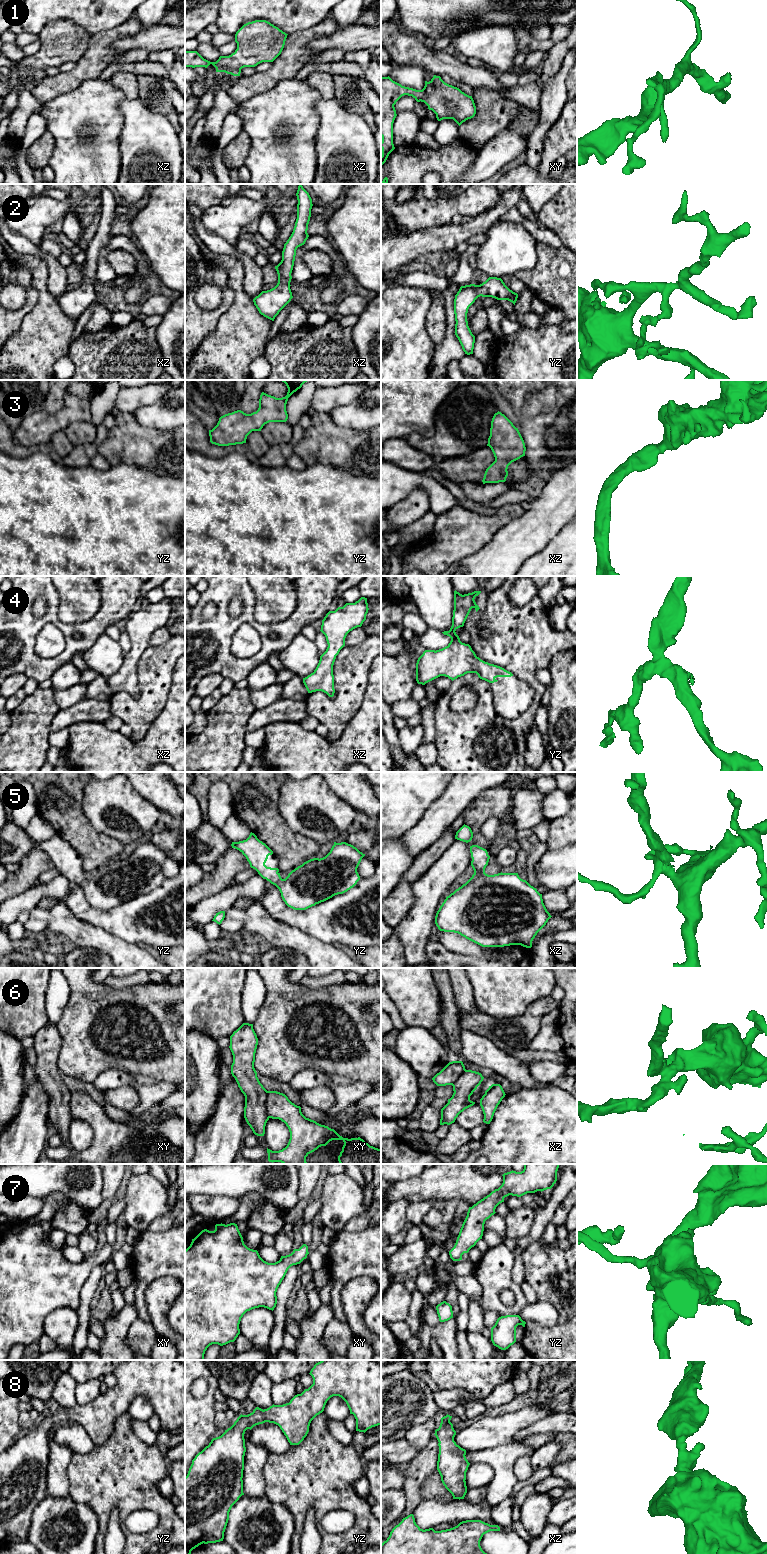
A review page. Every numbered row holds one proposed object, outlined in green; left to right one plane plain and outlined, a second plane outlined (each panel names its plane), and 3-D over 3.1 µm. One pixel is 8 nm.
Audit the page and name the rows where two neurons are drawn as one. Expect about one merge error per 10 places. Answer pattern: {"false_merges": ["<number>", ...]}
{"false_merges": []}

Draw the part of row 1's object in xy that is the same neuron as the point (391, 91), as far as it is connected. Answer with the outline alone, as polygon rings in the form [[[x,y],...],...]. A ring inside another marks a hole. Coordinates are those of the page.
[[[434,75],[422,90],[402,86],[389,76],[381,77],[381,165],[395,149],[393,144],[393,123],[397,116],[394,105],[404,95],[412,96],[417,102],[424,102],[436,114],[438,121],[453,119],[459,126],[476,114],[472,96],[459,88],[445,83]]]

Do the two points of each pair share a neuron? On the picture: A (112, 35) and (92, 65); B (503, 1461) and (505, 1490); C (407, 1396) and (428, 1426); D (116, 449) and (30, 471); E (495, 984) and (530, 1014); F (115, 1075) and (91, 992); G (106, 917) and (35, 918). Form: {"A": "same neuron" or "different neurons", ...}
{"A": "same neuron", "B": "same neuron", "C": "different neurons", "D": "different neurons", "E": "different neurons", "F": "different neurons", "G": "different neurons"}

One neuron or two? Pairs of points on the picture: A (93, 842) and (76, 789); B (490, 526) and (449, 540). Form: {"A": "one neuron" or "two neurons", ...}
{"A": "one neuron", "B": "one neuron"}

